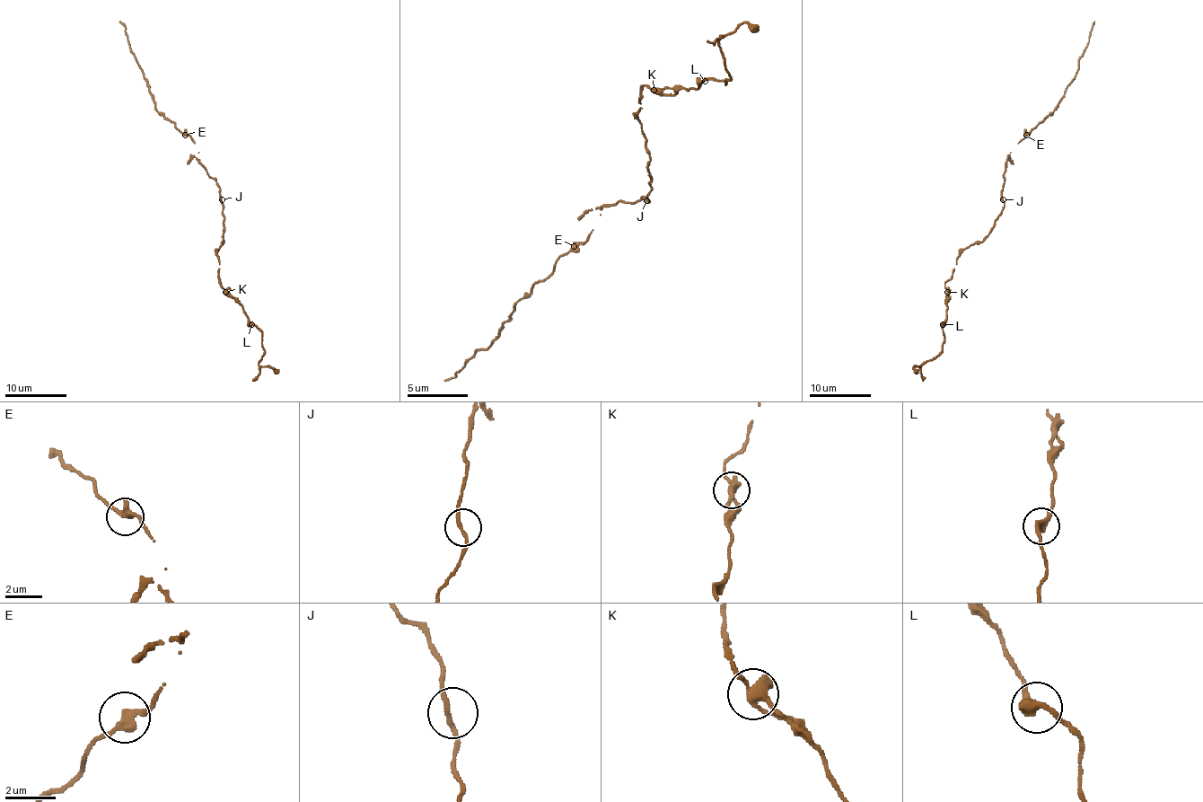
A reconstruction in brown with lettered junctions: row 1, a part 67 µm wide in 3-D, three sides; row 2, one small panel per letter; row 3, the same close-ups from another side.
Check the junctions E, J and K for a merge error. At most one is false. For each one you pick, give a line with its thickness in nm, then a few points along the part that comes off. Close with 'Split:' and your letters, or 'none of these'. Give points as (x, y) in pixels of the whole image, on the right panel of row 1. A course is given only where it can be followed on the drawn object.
Split: none of these

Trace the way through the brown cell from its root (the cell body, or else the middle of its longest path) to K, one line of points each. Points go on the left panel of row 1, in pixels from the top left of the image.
K: (221, 199), (223, 242), (217, 258), (219, 283), (225, 292)

